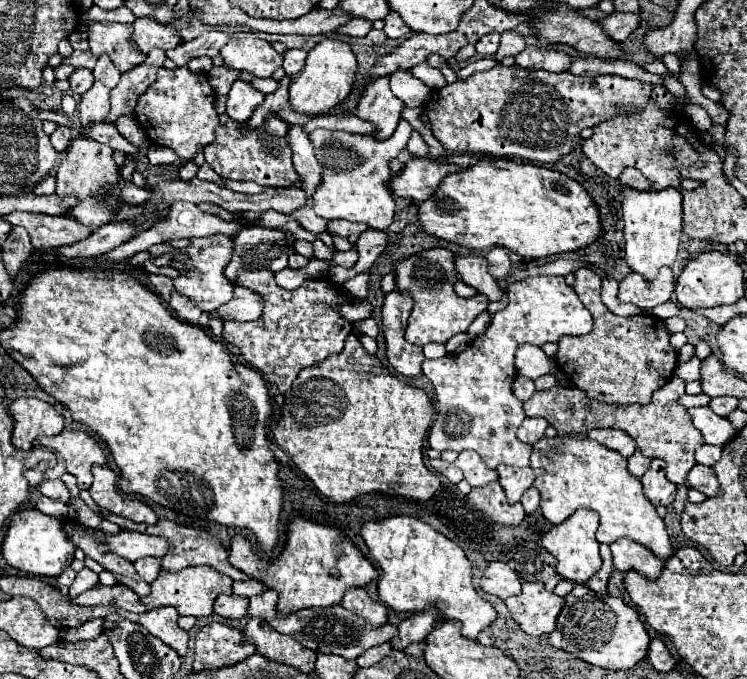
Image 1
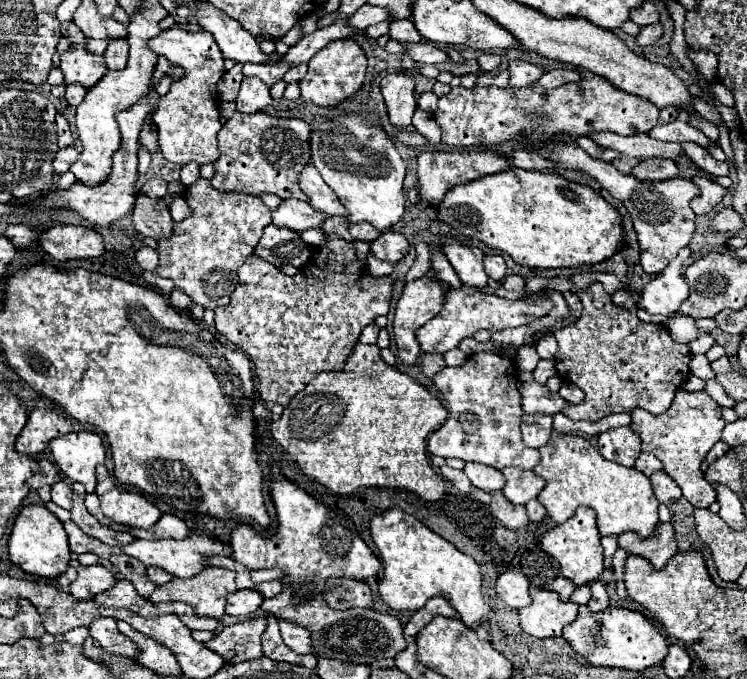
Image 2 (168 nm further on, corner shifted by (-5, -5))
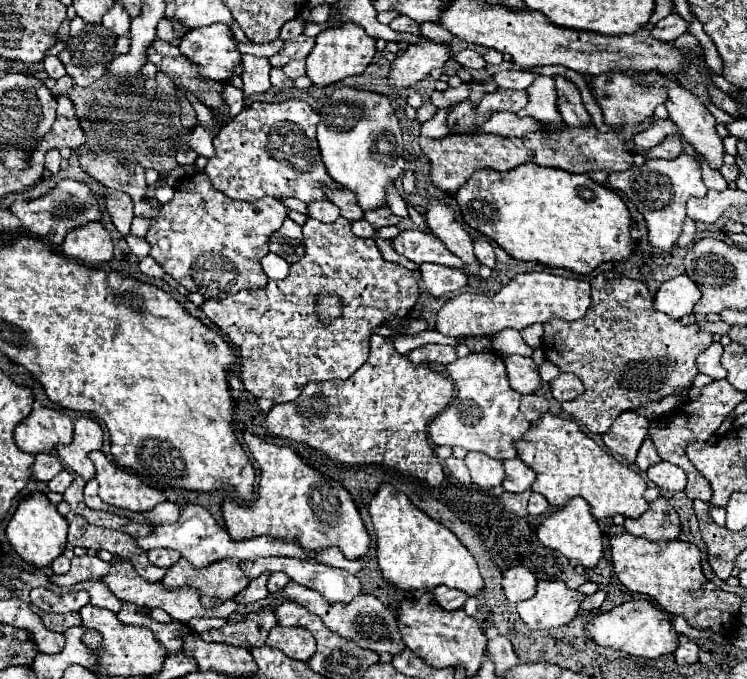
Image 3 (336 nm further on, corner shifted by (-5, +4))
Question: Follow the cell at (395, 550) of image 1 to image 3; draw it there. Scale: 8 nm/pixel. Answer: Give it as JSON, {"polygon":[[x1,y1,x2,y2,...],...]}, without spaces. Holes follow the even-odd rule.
{"polygon":[[381,485,369,505,369,513,377,533,379,569,387,583,403,591,431,591,437,585,447,585,469,597,477,597,483,591,483,577,465,545,447,527,419,511,401,491]]}

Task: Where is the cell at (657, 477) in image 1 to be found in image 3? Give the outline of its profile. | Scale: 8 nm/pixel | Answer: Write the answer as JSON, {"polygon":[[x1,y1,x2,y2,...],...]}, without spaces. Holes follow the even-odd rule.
{"polygon":[[661,461,653,467,649,467,649,479,661,487,661,489,669,489,669,491,683,491,687,485,687,477,685,471,679,469,677,465,671,465,667,461]]}

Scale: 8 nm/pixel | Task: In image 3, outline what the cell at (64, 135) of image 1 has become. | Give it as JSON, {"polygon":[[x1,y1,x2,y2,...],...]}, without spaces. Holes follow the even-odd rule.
{"polygon":[[51,149,47,155,45,155,45,169,51,171,51,173,57,173,61,167,61,155,57,149]]}

